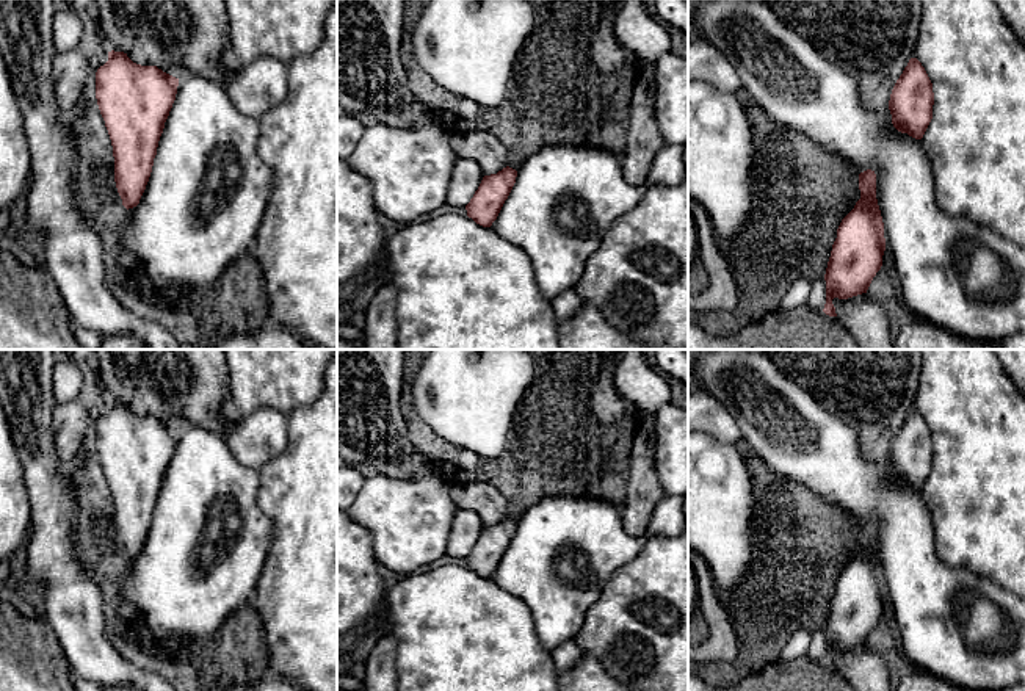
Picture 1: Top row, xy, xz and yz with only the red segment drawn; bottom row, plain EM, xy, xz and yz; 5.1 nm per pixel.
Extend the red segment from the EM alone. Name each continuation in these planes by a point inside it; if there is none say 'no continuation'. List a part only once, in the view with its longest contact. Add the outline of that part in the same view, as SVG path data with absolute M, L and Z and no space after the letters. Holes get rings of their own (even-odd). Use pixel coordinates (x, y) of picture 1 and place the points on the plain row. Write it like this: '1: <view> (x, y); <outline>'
no continuation

